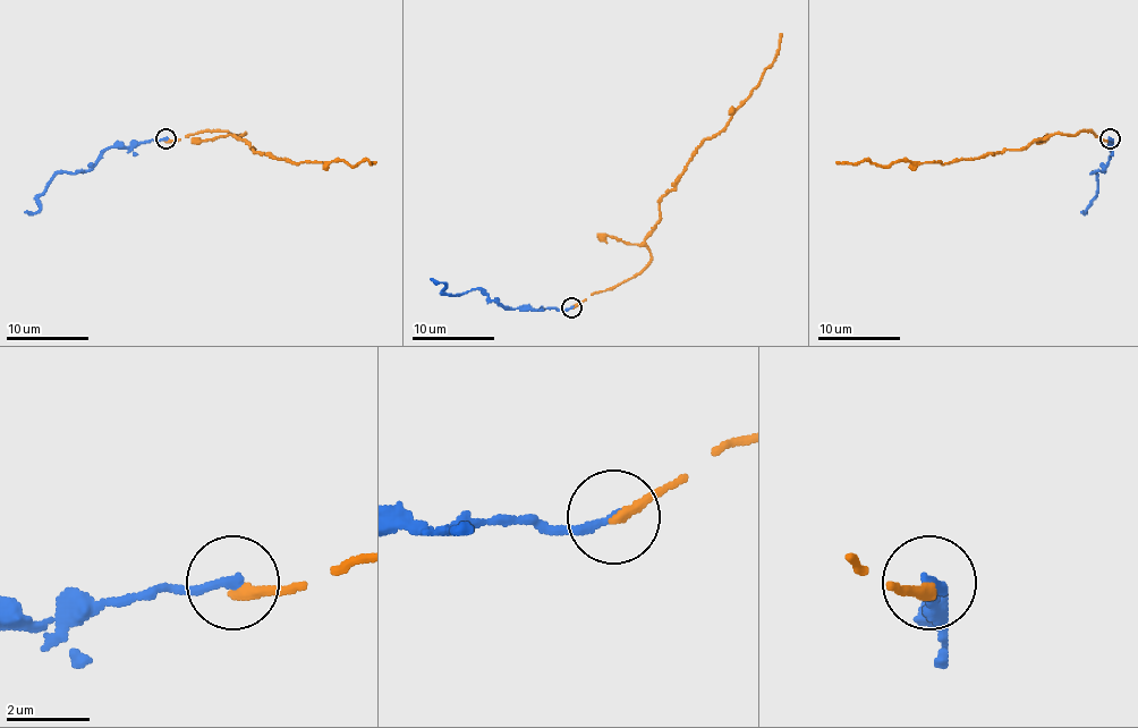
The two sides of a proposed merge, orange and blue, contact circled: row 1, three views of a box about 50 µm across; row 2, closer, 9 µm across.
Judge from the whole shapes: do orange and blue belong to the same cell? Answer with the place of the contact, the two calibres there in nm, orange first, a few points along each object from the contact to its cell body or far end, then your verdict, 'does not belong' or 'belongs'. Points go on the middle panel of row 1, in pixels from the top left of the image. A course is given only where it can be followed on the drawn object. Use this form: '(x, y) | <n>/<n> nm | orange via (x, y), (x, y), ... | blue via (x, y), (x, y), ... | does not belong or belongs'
(571, 307) | 280/220 nm | orange via (571, 307), (631, 279), (651, 260), (644, 237), (661, 197), (758, 84), (781, 34) | blue via (571, 307), (503, 307), (478, 289), (448, 295), (443, 291), (446, 285), (431, 279) | does not belong

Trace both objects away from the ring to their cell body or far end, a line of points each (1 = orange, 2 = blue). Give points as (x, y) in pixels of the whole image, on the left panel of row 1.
1: (166, 140), (226, 130), (245, 133), (238, 137), (255, 152), (290, 162), (342, 160), (353, 166), (375, 162)
2: (166, 140), (108, 147), (87, 170), (58, 172), (37, 200), (40, 208), (25, 212)

